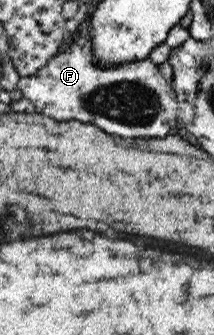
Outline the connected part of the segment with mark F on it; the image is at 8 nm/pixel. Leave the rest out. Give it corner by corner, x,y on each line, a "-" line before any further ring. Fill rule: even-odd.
74,43
69,51
56,54
35,74
21,77
18,90
22,96
31,100
39,113
58,121
77,120
99,126
109,134
123,138
163,138
174,133
177,120
177,99
172,83
169,84
159,71
159,65
145,58
133,64
119,65
115,69
96,68
92,64
92,53
89,43
84,46

